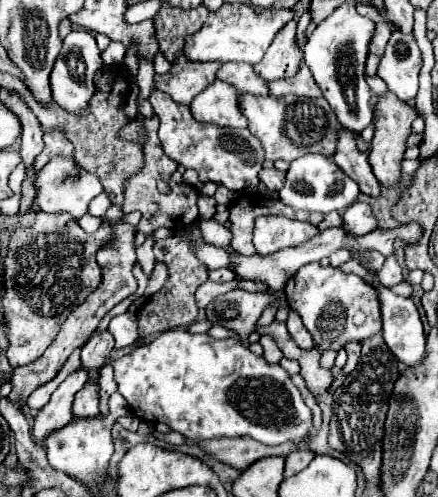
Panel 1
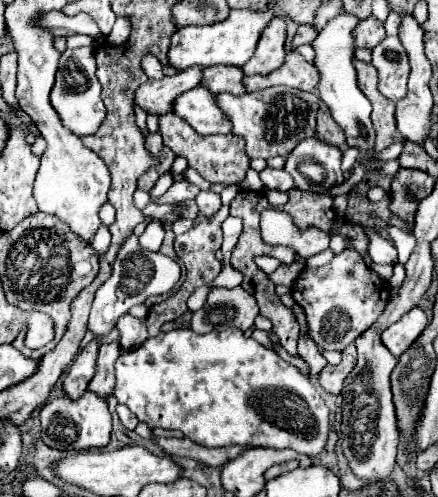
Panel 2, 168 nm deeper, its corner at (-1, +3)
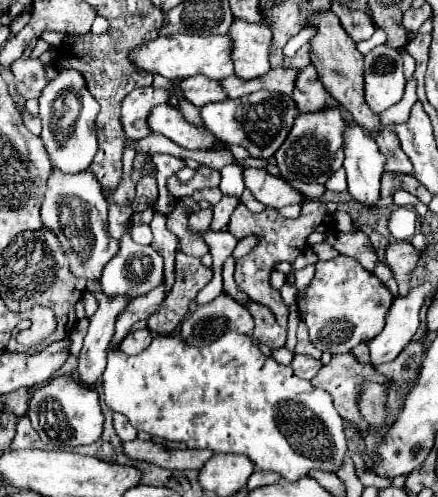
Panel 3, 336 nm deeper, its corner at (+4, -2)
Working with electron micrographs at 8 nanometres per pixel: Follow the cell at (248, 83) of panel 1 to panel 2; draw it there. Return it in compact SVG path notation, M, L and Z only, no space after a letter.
M228 66L204 68L200 86L208 88L212 94L220 94L220 92L230 92L234 96L244 94L242 70L240 68L228 68Z

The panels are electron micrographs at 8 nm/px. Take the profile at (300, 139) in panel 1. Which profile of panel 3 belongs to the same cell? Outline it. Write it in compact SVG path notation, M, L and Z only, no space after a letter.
M255 91L241 99L227 99L221 103L209 103L201 109L201 119L211 133L217 135L219 141L227 145L241 145L249 151L251 157L269 159L287 139L291 125L299 111L295 109L295 101L283 93L271 91Z

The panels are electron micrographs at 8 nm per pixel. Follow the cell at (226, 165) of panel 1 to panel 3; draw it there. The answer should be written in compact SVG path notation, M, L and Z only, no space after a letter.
M199 165L197 173L195 173L195 185L197 189L203 189L203 187L217 187L219 181L221 181L221 173L207 167L207 165Z

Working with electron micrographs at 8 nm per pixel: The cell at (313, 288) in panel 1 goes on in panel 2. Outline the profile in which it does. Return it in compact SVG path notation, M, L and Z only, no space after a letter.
M348 248L322 268L304 268L292 286L292 296L306 312L310 338L322 350L344 350L384 312L390 300L390 284L370 270L356 250Z

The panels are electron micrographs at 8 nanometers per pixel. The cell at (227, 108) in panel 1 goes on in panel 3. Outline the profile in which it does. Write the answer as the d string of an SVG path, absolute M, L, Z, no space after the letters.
M169 103L157 105L151 111L149 127L153 129L153 133L165 135L173 143L177 143L177 145L181 145L185 149L207 151L207 149L213 149L215 139L217 139L209 129L187 121L183 117L183 113L177 107L169 105Z

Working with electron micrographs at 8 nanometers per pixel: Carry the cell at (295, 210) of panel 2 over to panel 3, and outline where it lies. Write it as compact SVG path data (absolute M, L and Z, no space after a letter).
M239 203L235 213L231 215L229 233L233 233L237 241L241 241L245 237L255 237L257 239L257 245L251 249L251 253L241 257L235 263L235 281L251 297L251 301L271 309L271 313L275 313L275 319L283 327L287 327L289 307L283 303L279 291L273 291L271 285L269 285L269 275L273 271L273 265L279 263L279 261L295 261L297 255L307 247L307 237L313 231L327 233L329 223L331 223L331 213L327 211L327 205L303 205L297 219L285 219L275 209L265 209L261 213L251 213L243 203Z

